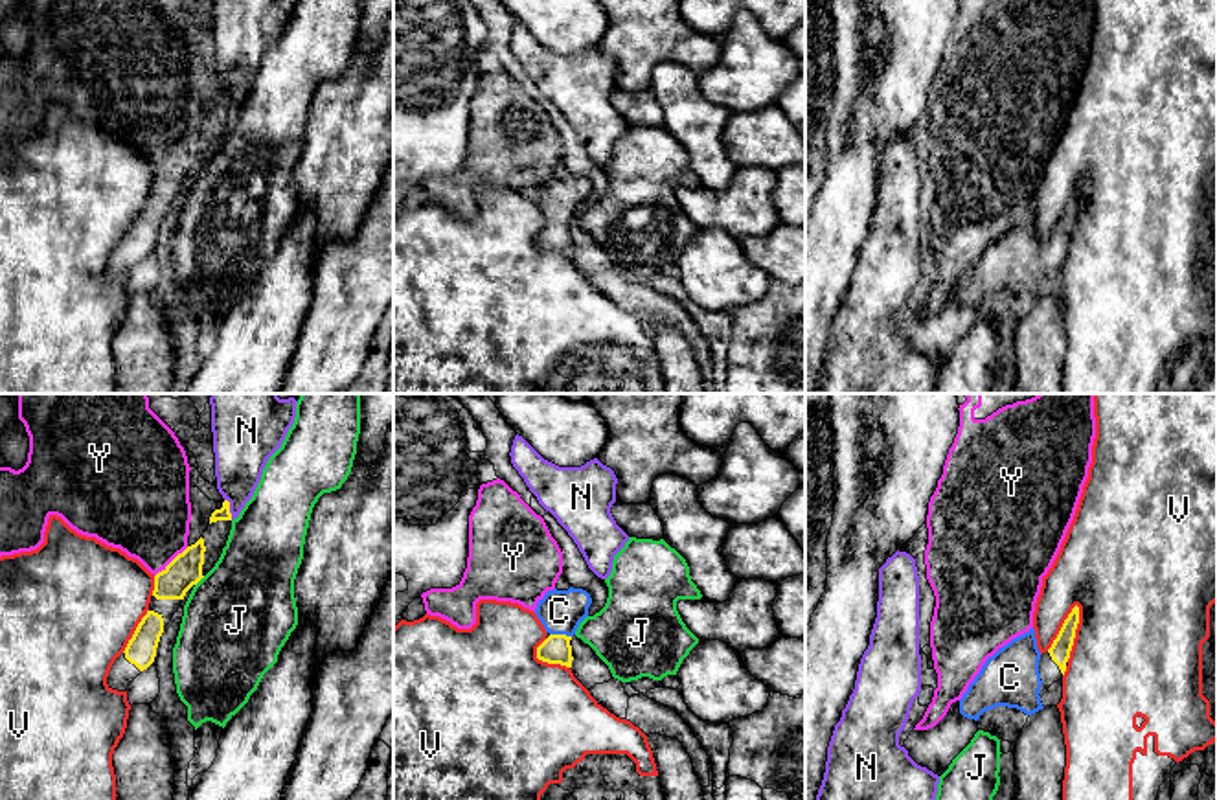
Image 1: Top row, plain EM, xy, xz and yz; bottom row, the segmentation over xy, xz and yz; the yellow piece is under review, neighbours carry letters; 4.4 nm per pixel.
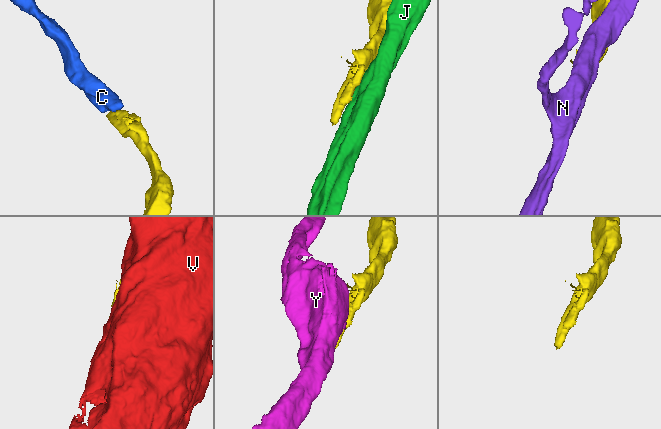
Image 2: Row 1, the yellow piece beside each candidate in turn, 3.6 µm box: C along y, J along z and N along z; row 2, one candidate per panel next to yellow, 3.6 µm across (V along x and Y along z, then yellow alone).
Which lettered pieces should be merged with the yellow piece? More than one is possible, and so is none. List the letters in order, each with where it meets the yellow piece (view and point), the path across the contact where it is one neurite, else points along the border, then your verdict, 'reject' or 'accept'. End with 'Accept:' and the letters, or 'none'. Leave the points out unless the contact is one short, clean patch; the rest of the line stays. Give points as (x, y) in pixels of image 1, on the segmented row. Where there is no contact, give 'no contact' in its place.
C: meets yellow in xz at (561, 635); runs through xz (556, 650), (561, 635), (559, 611); accept
J: meets yellow in xy at (199, 580); reject
N: meets yellow in xy at (228, 510); reject
V: meets yellow in yz at (1074, 633); reject
Y: meets yellow in xy at (173, 560); border along xy (188, 547), (155, 576); reject
Accept: C

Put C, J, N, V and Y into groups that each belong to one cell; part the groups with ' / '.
C / J / N / V / Y

